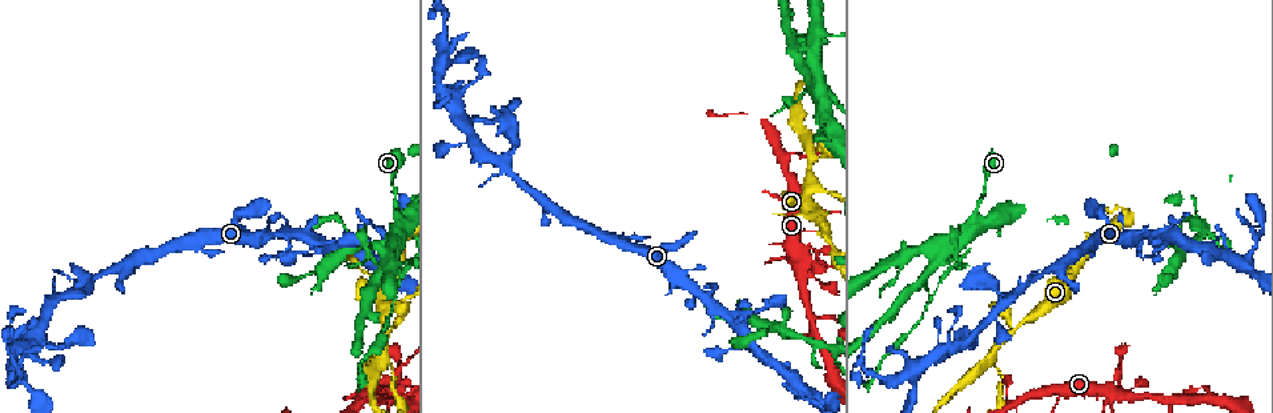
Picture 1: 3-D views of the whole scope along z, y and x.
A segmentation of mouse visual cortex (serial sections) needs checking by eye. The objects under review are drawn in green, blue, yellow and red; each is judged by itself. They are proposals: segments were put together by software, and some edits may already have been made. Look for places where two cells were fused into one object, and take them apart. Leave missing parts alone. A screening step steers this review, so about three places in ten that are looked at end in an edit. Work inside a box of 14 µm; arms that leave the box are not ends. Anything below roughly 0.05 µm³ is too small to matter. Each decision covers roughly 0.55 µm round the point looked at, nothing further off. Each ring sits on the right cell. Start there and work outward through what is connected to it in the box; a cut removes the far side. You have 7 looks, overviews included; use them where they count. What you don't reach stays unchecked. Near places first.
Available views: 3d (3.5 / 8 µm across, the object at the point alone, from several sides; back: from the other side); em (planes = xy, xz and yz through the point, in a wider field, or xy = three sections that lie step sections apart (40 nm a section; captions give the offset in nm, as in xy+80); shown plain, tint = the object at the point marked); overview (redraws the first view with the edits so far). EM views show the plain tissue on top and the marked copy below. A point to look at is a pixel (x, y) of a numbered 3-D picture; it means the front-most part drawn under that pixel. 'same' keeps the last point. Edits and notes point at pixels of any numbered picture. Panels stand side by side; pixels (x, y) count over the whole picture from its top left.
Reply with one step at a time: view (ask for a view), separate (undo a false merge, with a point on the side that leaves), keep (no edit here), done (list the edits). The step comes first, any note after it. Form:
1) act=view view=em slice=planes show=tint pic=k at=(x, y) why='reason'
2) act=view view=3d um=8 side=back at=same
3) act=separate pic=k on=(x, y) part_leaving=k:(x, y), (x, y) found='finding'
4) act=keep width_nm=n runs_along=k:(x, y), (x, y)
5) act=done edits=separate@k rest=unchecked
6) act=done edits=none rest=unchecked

act=view view=3d um=3.5 pic=1 at=(393, 298) why='abrupt turn'

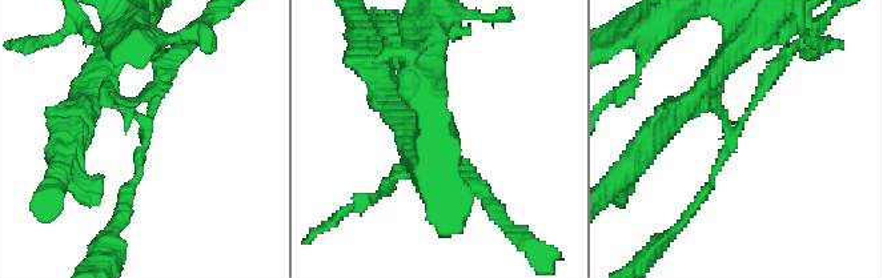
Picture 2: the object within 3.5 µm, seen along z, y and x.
act=view view=em slice=xy step=2 show=tint pic=2 at=(731, 129) arms=3 arm_widths_nm=100,150,250

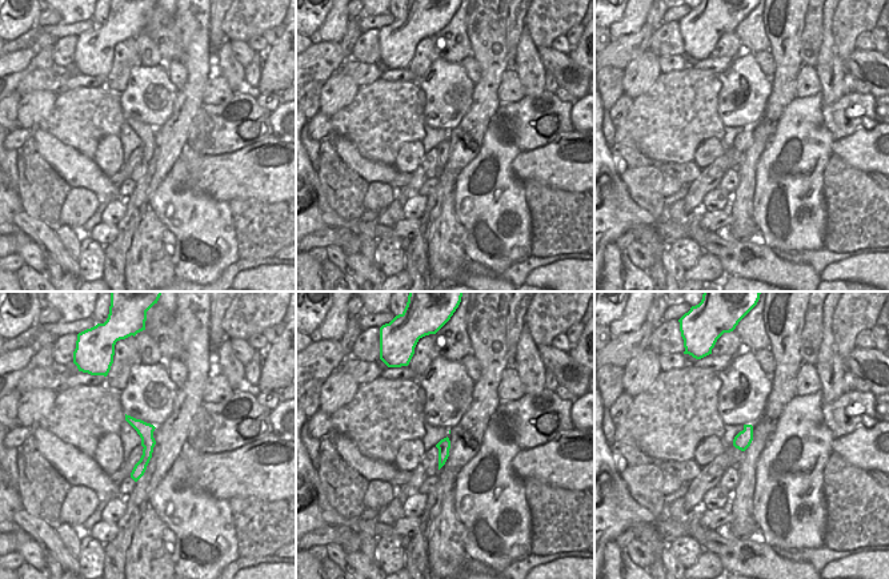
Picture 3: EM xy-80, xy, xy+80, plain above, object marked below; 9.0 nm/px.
act=separate pic=2 on=(762, 85) width_nm=120 part_leaving=2:(730, 135), (706, 192), (665, 241) found='a second cell is stuck on'

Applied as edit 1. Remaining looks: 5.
act=view view=3d um=3.5 pic=2 at=(797, 16)

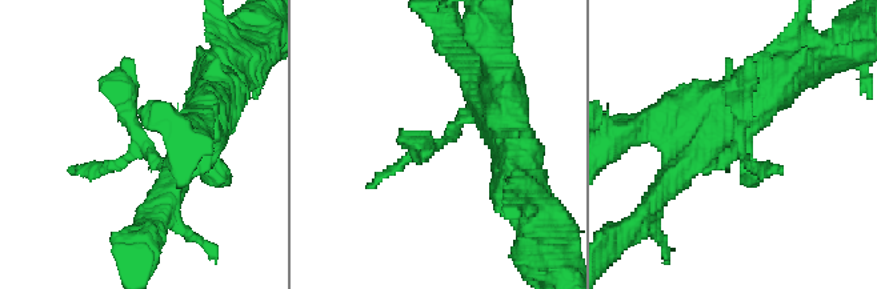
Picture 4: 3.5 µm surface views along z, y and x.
act=view view=em slice=xy step=1 show=tint pic=4 at=(437, 144) why='shape alone is not enough'

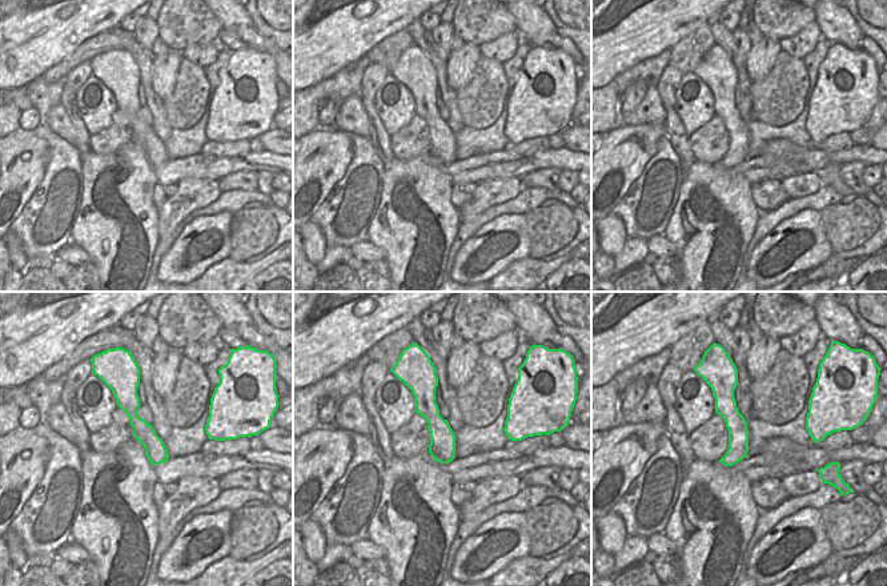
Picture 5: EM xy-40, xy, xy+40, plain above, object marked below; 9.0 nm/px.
act=keep runs_along=5:(131, 385), (132, 414), (160, 460) found='one cell here'

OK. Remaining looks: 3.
act=view view=3d um=3.5 pic=1 at=(630, 242) why='sudden change in width'

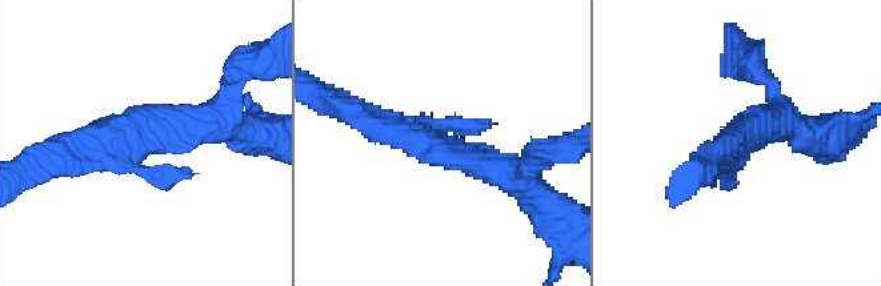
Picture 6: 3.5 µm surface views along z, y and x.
act=view view=em slice=xy step=3 show=tint pic=6 at=(137, 147)

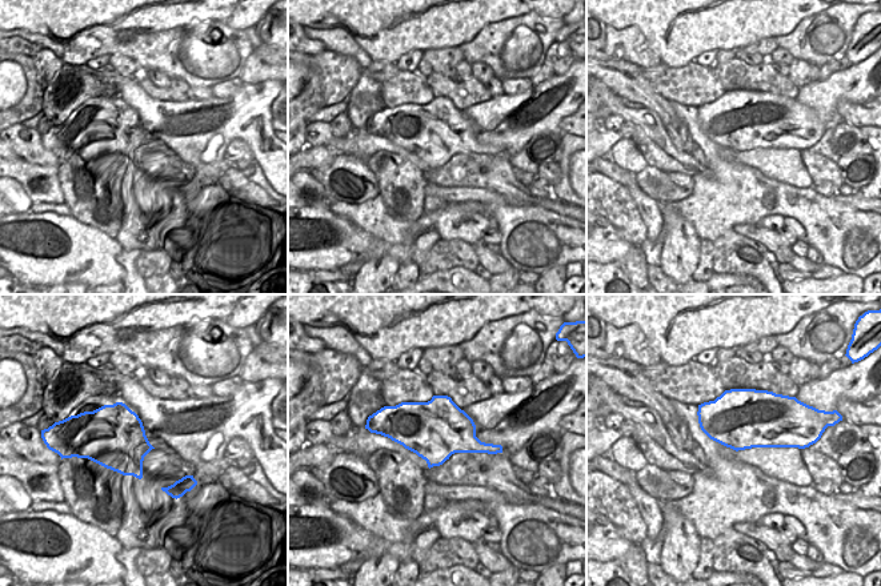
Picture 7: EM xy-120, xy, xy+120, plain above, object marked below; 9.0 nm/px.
act=view view=em slice=xy step=2 show=tint at=same why='cut it another way'

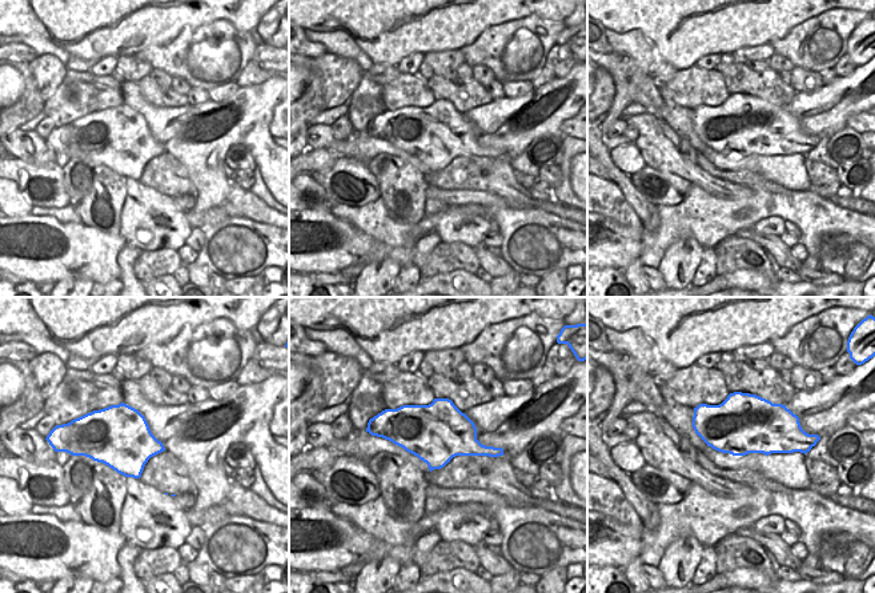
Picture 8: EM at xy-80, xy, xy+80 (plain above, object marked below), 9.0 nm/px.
act=keep runs_along=6:(776, 121), (752, 133), (725, 174) found='continuous, no second cell'

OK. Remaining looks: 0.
act=done edits=separate@2 rest=unchecked

